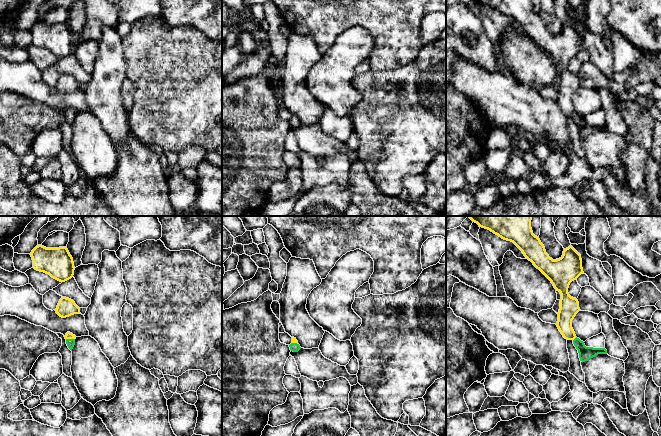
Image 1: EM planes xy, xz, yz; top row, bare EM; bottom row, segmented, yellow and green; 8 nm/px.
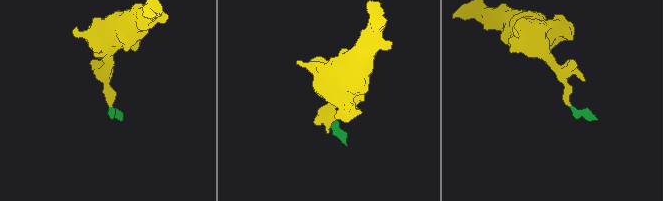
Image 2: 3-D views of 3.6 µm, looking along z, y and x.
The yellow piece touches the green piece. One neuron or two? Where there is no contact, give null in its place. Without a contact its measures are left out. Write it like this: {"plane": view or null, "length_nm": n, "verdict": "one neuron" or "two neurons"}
{"plane": "xy", "length_nm": 70, "verdict": "one neuron"}

